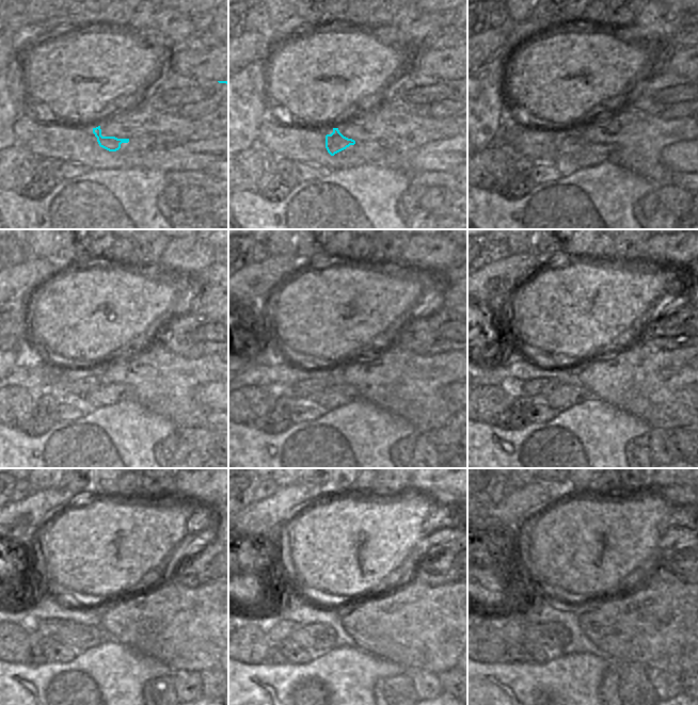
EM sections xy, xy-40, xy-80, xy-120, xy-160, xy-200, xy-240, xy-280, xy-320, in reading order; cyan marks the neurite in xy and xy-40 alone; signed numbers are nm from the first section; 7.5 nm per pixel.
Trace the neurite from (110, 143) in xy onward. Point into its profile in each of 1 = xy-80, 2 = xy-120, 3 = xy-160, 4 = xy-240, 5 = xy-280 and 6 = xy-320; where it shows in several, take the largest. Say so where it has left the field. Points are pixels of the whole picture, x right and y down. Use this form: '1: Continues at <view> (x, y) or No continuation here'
1: Continues at xy-80 (571, 142)
2: Continues at xy-120 (73, 384)
3: Continues at xy-160 (321, 379)
4: Continues at xy-240 (48, 628)
5: Continues at xy-280 (279, 630)
6: Continues at xy-320 (512, 628)

